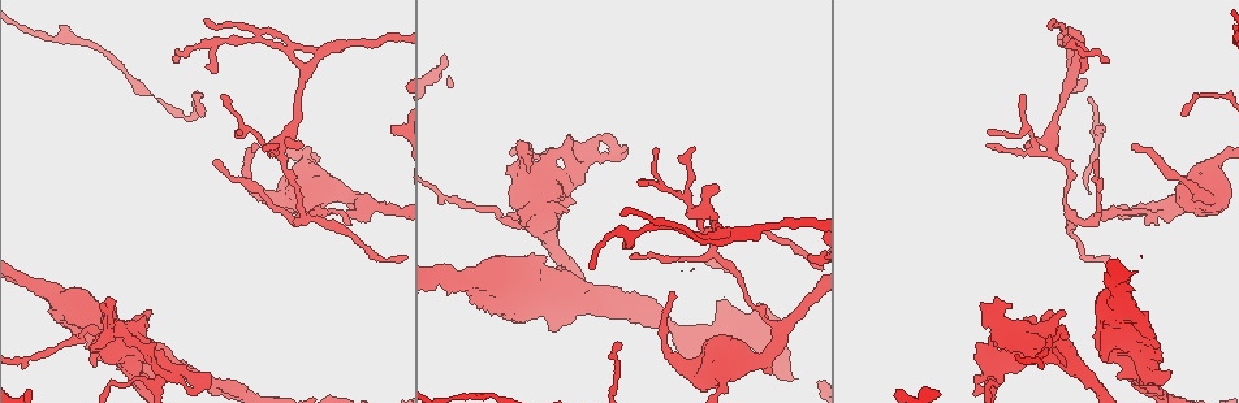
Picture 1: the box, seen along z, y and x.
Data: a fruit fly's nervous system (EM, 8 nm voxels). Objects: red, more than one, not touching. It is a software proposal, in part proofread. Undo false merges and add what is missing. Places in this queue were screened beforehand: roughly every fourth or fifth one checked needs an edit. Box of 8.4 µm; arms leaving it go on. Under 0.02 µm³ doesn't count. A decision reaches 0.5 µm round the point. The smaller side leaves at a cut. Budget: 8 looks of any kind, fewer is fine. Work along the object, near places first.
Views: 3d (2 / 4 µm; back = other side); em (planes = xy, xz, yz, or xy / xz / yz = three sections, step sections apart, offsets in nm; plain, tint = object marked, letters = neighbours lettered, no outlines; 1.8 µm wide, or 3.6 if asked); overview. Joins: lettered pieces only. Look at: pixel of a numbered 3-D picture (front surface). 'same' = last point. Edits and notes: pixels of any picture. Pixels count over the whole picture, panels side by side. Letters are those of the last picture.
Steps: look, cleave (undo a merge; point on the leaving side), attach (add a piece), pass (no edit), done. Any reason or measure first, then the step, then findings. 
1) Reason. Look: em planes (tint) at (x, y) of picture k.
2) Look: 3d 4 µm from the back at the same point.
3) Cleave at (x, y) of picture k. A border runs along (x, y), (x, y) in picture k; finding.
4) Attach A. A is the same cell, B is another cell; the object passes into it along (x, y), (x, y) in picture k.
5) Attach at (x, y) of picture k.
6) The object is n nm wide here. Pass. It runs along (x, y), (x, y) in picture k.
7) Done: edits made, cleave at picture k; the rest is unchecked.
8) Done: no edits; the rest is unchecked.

Free end. Look: 3d 2 µm at (519, 139) of picture 1.

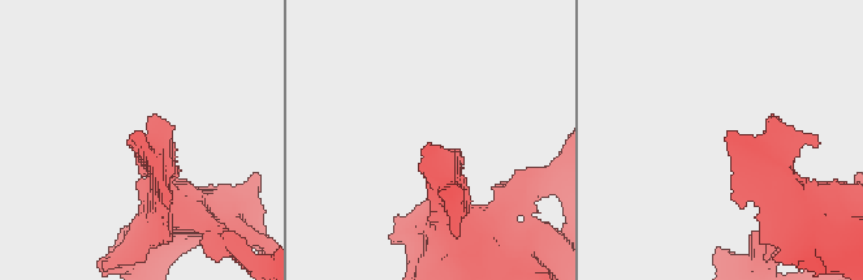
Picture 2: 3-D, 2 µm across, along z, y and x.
Look: em yz step 4 (tint) at (731, 135) of picture 2.

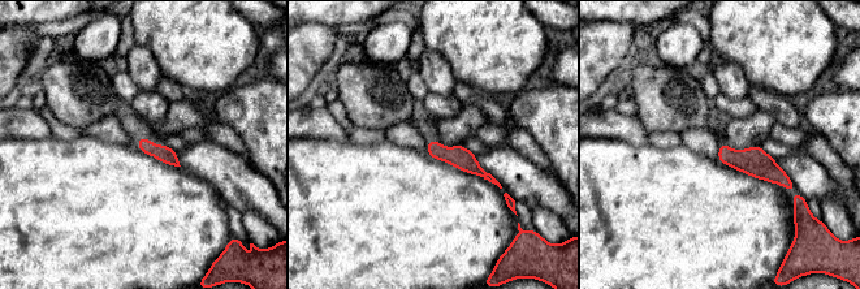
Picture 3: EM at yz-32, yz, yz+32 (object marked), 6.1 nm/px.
Cut it another way. Look: em xz step 8 (letters) at the same point.

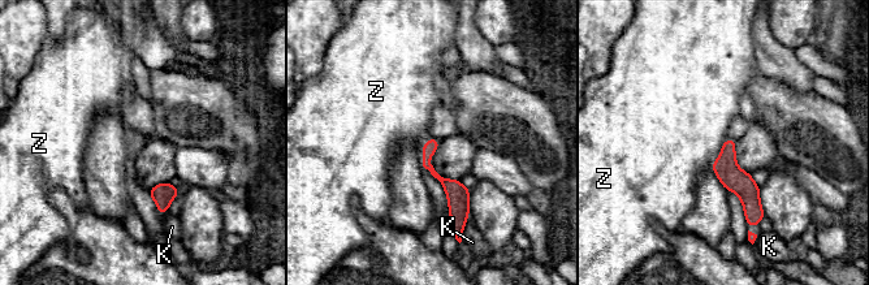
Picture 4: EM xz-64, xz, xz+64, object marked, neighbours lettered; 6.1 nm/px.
Pass. K and Z are other cells; it runs along (432, 141), (427, 164), (458, 195), (459, 217) in picture 4; no lettered piece goes on from it.

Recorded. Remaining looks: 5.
Look: em xz step 16 (tint) at (1124, 340) of picture 1.

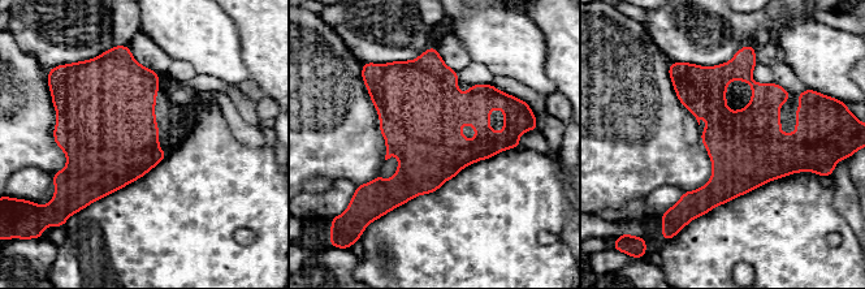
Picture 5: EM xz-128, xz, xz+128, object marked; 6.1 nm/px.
Cut it another way. Look: em planes (letters) at the same point.

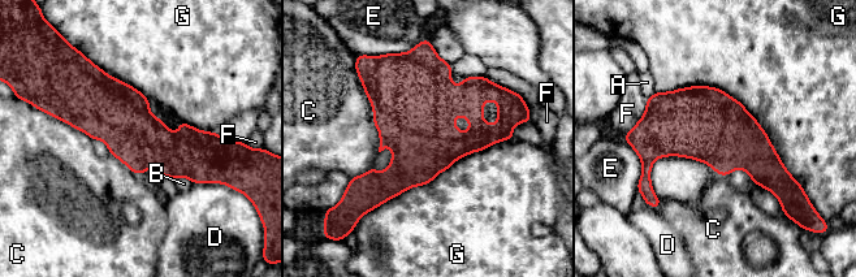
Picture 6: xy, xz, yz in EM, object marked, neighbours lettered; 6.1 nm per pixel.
Pass. A, B, C, D, E, F and G are other cells; a border runs along (359, 77), (374, 111), (379, 151) in picture 6; one neuron here.

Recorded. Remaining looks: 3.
Arms part here. Look: em 3.6 µm planes (tint) at (1072, 219) of picture 1.

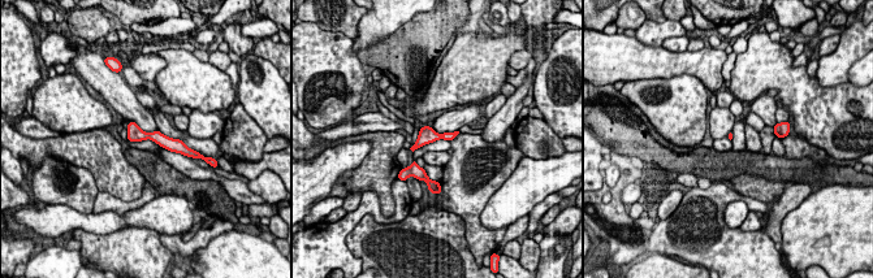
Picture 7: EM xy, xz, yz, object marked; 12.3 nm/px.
Look: em 3.6 µm planes (letters) at the same point.

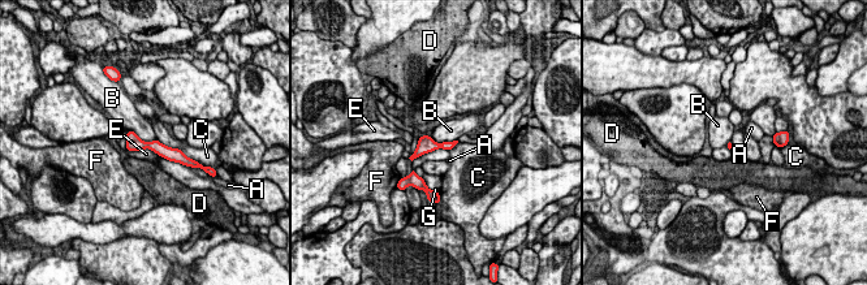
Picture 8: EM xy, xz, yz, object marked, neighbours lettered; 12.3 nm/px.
Pass. A, B, C, D, E, F and G are other cells; a border runs along (128, 129), (143, 141), (155, 141) in picture 8; one neuron here.

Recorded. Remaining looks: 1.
Done: no edits; the rest is unchecked.

